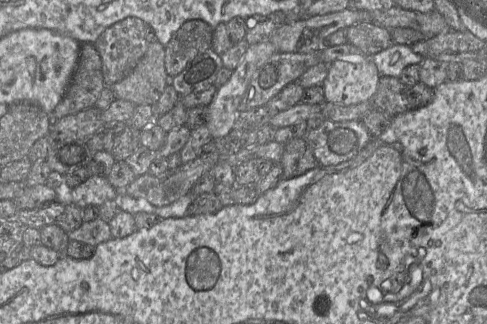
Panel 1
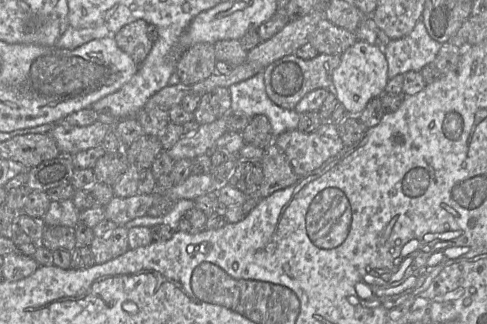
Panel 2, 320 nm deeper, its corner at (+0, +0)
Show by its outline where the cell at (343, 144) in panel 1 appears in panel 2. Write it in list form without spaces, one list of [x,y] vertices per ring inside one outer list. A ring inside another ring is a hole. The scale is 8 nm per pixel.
[[[324,121],[312,132],[285,131],[276,136],[273,143],[286,154],[298,177],[318,169],[345,147],[337,126],[330,121]]]

